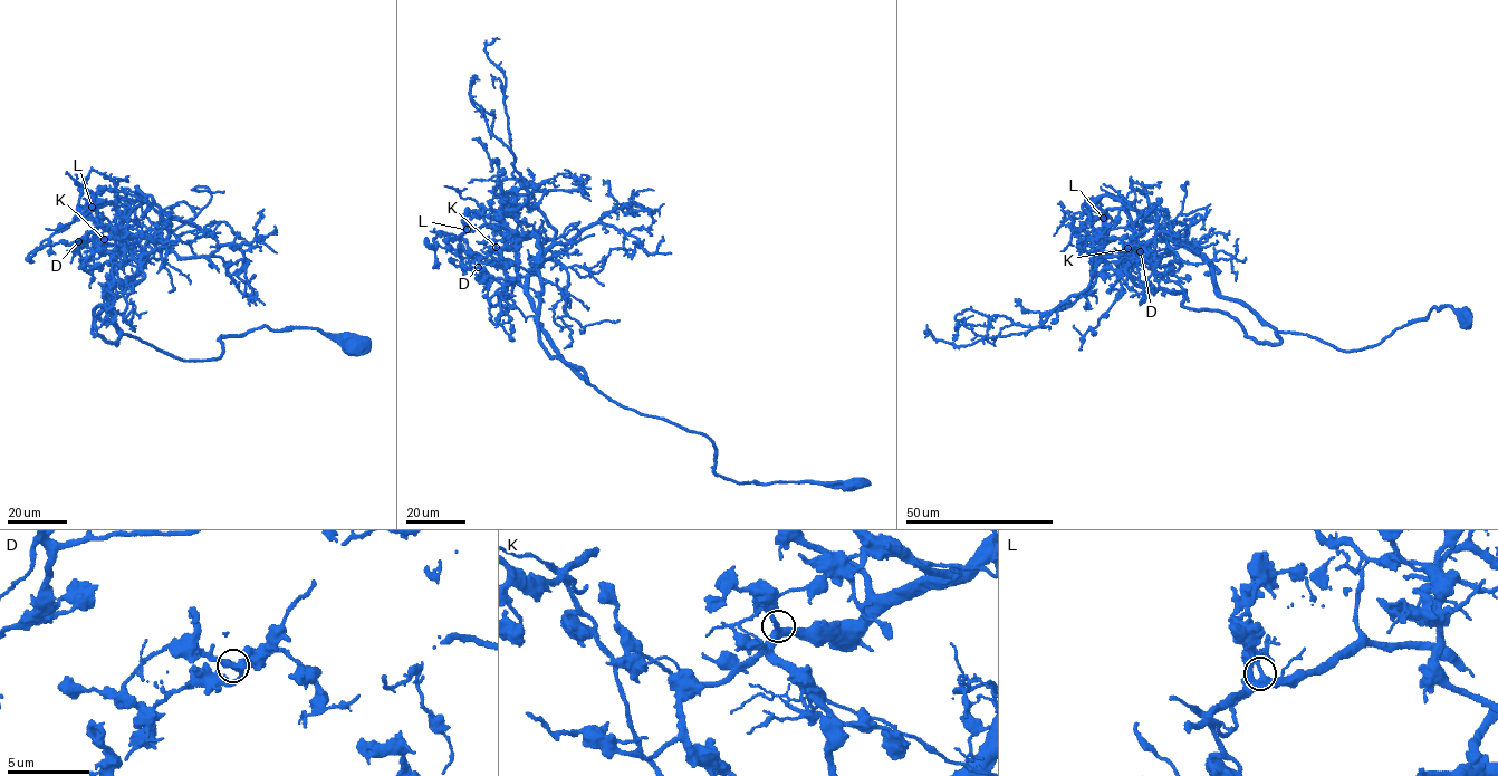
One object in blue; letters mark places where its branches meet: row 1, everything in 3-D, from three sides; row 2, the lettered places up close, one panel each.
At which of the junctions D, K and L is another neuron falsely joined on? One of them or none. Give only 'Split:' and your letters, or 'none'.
Split: none

